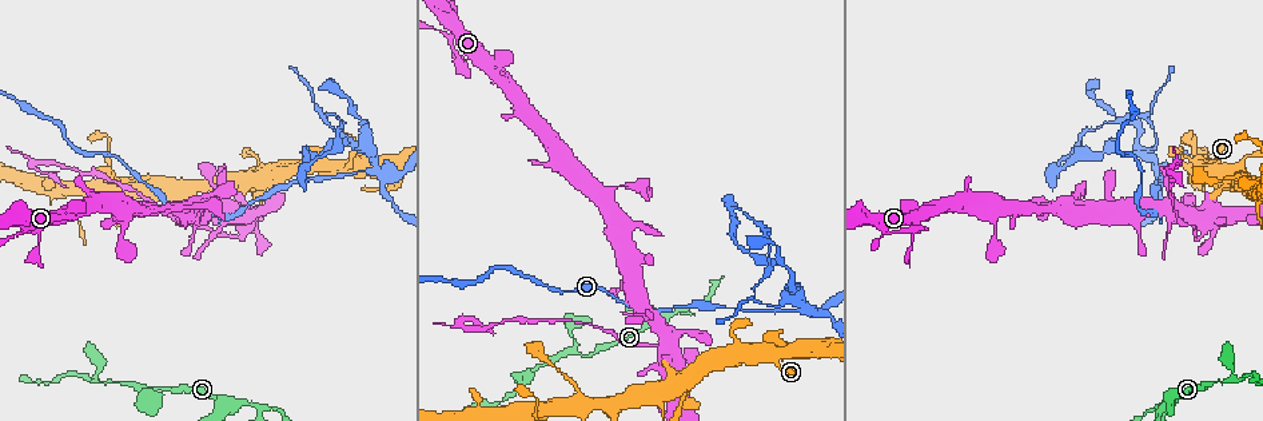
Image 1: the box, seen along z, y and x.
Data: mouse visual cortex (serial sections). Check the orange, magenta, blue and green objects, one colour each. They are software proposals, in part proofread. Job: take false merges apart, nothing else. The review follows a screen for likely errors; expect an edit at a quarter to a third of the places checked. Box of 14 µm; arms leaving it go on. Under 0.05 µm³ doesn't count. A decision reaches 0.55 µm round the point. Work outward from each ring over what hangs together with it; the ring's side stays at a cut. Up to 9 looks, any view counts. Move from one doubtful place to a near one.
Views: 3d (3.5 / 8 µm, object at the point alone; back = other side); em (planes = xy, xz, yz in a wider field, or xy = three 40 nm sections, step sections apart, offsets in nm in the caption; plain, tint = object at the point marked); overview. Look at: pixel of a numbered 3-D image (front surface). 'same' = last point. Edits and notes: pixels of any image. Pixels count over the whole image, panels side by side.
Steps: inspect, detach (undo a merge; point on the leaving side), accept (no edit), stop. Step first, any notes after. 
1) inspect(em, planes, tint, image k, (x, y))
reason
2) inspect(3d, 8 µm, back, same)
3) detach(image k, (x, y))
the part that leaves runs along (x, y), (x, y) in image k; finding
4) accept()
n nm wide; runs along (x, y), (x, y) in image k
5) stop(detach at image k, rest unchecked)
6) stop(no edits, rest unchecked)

inspect(3d, 3.5 µm, image 1, (639, 258))
narrows sharply

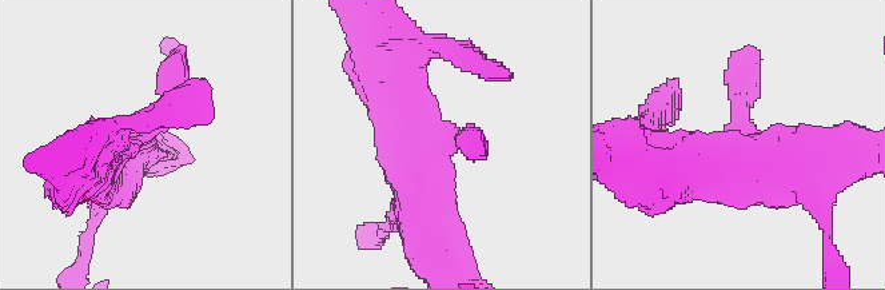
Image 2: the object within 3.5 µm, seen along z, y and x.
inspect(em, xy, step 2, tint, image 2, (742, 125))

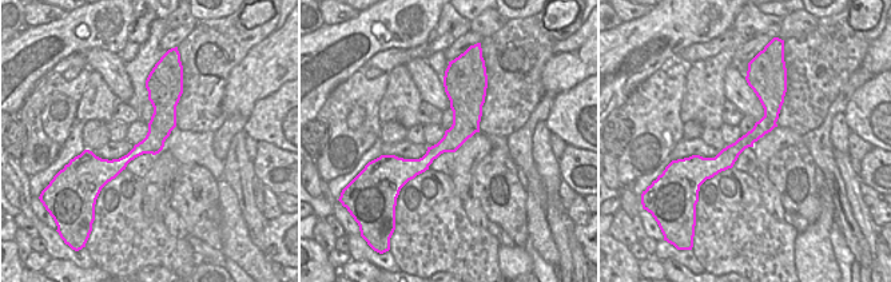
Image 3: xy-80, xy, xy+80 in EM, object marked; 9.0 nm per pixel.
accept()
runs along (100, 167), (166, 118), (182, 48) in image 2; one cell here

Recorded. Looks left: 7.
inspect(3d, 8 µm, image 1, (814, 310))
thin neck

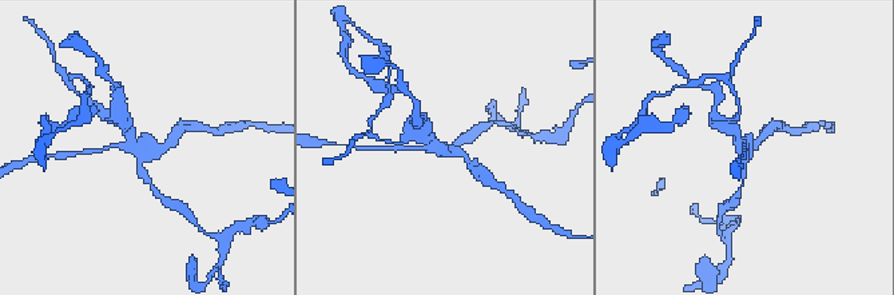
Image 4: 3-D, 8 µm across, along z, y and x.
inspect(3d, 3.5 µm, image 4, (752, 148))
zoom in

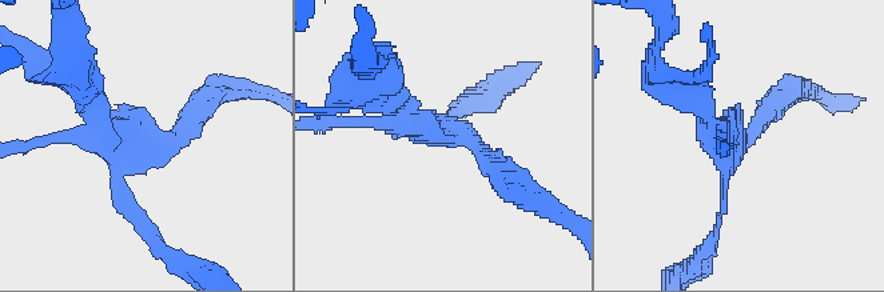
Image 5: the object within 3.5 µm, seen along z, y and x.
inspect(em, planes, tint, image 5, (121, 144))
4 arms; arms of 100, 150, 200, 250 nm

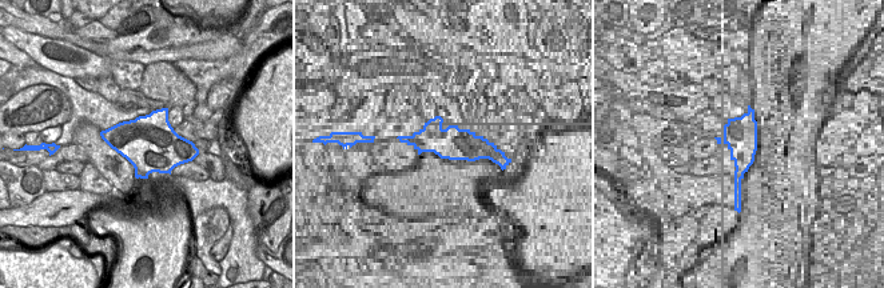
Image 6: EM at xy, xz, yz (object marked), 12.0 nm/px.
detach(image 5, (680, 98))
two cells meet here

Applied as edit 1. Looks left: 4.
inspect(overview)

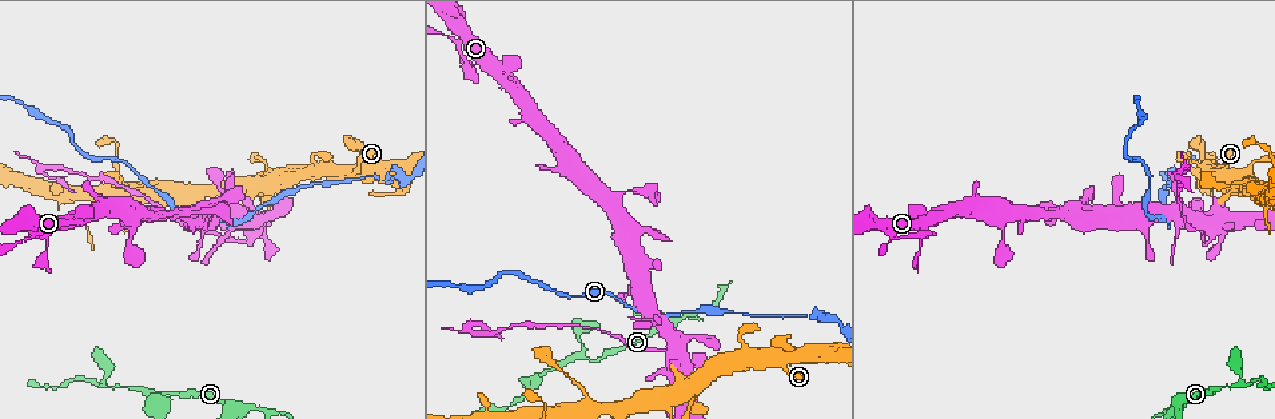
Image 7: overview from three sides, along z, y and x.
inspect(3d, 3.5 µm, back, image 7, (1207, 392))
a fork

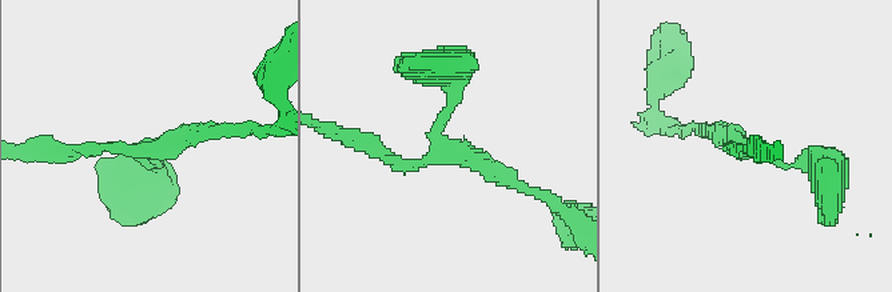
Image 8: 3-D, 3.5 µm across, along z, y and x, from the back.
inspect(em, xy, step 1, tint, image 8, (444, 154))
3 arms; arms of 150, 150, 150 nm

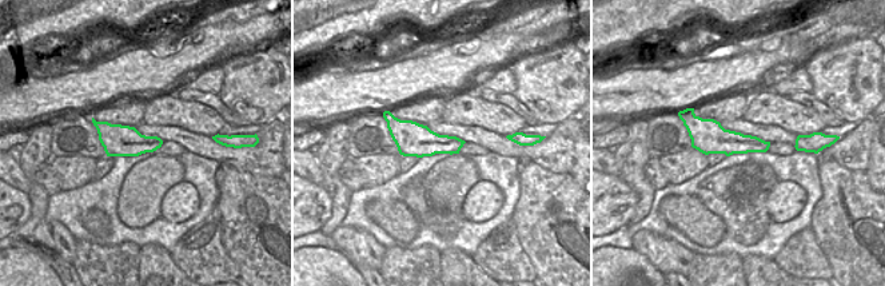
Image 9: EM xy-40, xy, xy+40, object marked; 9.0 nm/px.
inspect(em, xy, step 2, tint, same)
another direction

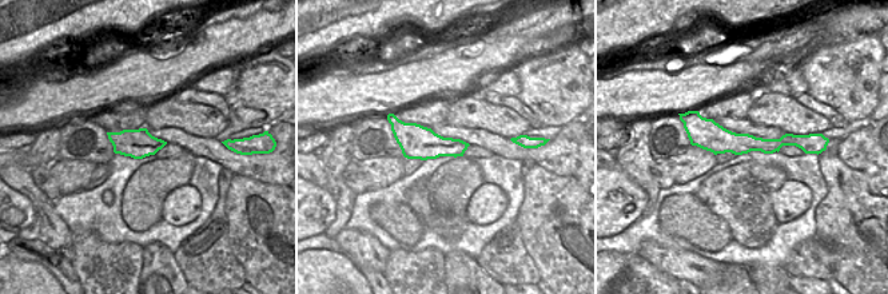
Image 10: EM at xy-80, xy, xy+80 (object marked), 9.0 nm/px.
accept()
one cell here

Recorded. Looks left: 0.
stop(detach at image 5, rest unchecked)

